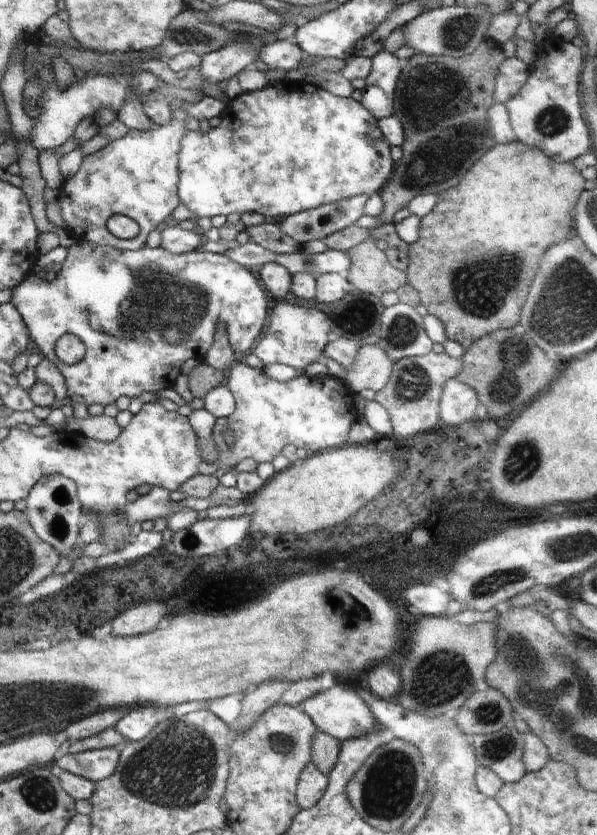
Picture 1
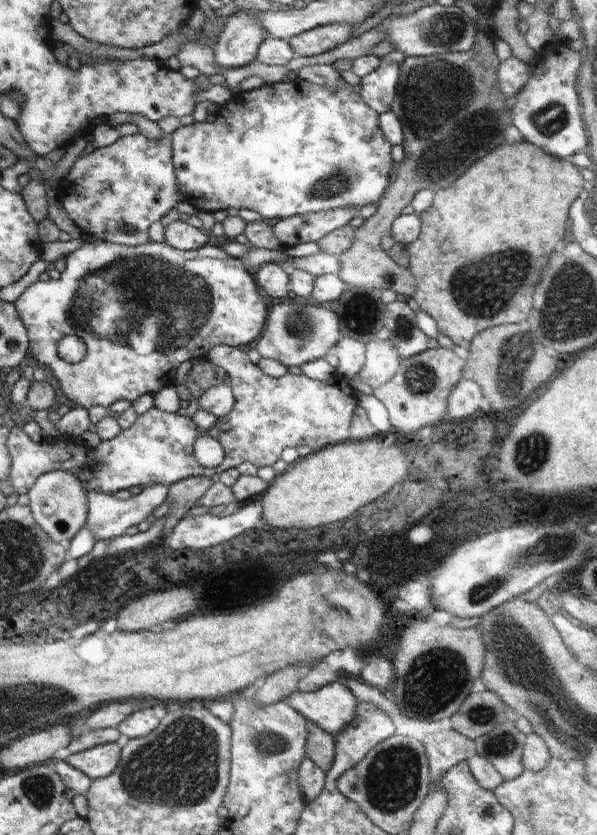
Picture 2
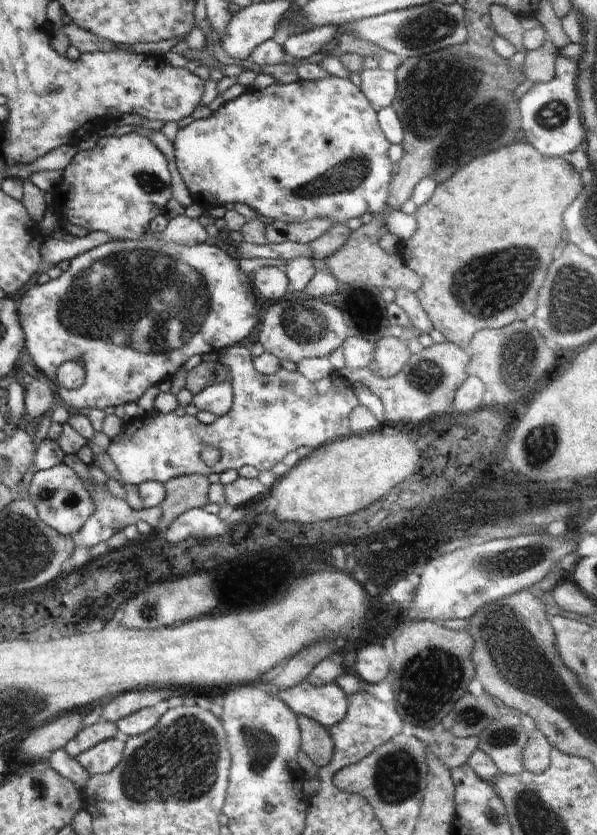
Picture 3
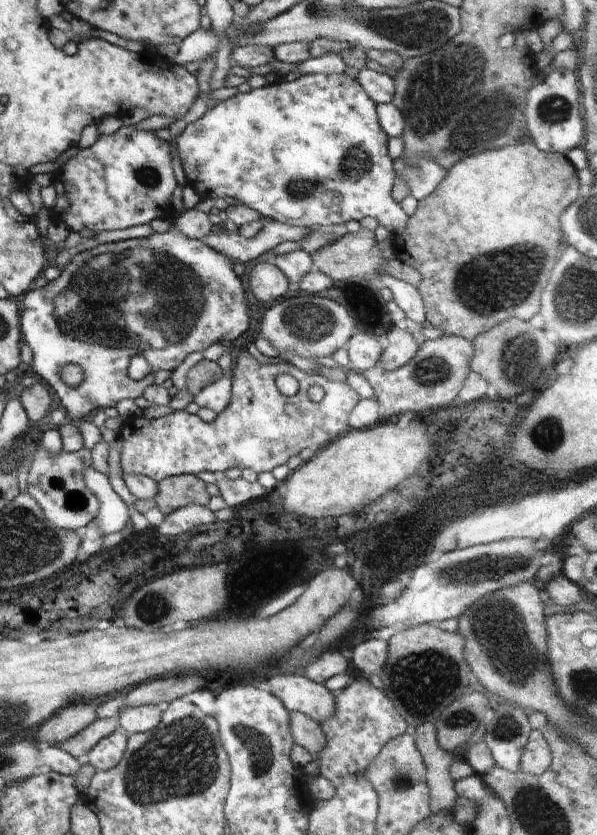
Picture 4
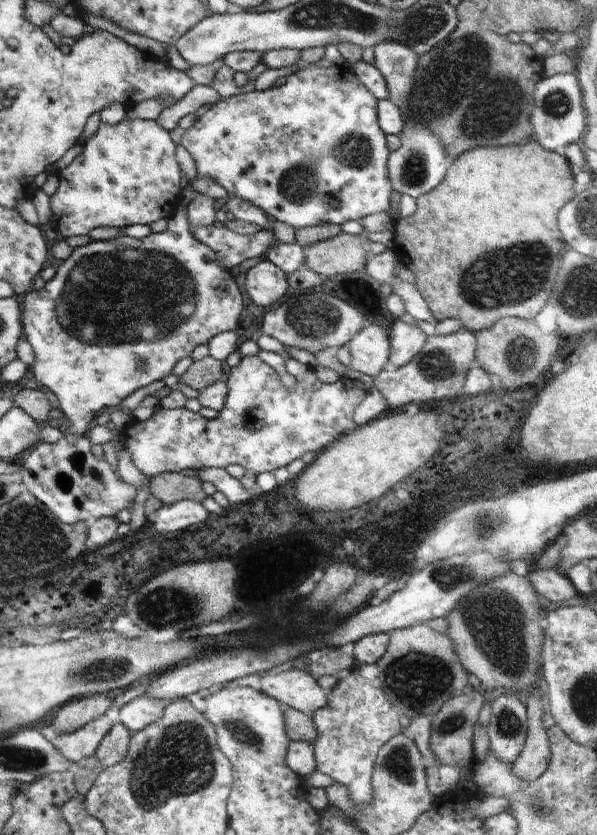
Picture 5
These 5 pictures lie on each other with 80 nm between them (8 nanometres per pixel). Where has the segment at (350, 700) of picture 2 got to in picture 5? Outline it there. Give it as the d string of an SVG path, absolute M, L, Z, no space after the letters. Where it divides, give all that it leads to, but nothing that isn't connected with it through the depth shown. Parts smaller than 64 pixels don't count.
M301 664L291 670L261 675L260 690L279 701L283 707L290 707L308 716L327 705L327 694L318 681Z

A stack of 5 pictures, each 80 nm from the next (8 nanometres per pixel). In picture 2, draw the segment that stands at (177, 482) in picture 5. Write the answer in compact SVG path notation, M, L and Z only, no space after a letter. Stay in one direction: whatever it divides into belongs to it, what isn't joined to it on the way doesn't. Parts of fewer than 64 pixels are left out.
M195 476L171 484L165 506L171 511L167 514L162 532L169 536L176 523L199 502L213 483L210 477Z

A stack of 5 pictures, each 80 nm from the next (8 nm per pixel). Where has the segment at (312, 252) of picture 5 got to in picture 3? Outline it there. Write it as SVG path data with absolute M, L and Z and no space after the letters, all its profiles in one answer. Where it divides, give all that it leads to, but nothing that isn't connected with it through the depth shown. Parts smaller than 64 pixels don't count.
M374 217L370 223L354 229L345 240L343 247L327 256L323 261L325 268L342 285L348 288L362 285L366 288L376 286L380 291L390 289L394 292L400 287L406 287L416 292L422 286L422 279L405 262L395 255L389 255L379 245L380 238L388 232L380 217Z

